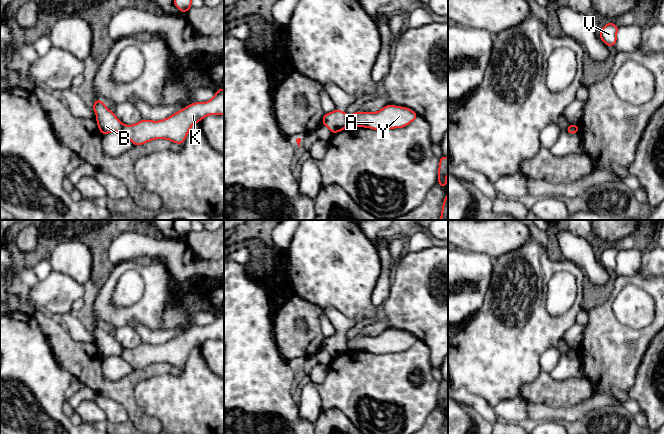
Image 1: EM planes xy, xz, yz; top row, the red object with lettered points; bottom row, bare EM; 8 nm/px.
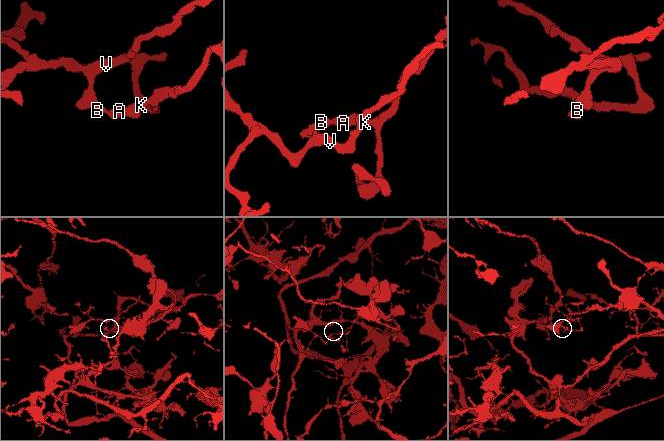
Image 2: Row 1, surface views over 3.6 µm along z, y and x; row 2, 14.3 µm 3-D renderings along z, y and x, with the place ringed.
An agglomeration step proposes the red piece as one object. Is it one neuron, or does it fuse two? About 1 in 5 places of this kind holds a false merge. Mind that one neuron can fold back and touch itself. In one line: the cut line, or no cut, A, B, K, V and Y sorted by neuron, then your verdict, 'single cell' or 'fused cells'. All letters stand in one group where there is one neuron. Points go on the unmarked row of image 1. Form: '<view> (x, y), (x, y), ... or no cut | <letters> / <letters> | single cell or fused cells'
xz (346, 340), (348, 348) | A K Y / B V | fused cells

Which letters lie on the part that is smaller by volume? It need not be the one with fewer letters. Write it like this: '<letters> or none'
B, V

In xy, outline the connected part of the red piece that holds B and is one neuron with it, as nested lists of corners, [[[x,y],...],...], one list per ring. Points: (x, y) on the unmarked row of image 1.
[[[102,324],[94,325],[93,334],[96,337],[96,345],[102,359],[122,355],[123,347],[105,330]]]

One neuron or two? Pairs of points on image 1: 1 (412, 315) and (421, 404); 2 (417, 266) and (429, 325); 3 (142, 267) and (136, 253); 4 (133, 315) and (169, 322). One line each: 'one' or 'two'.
1: two
2: one
3: two
4: two

